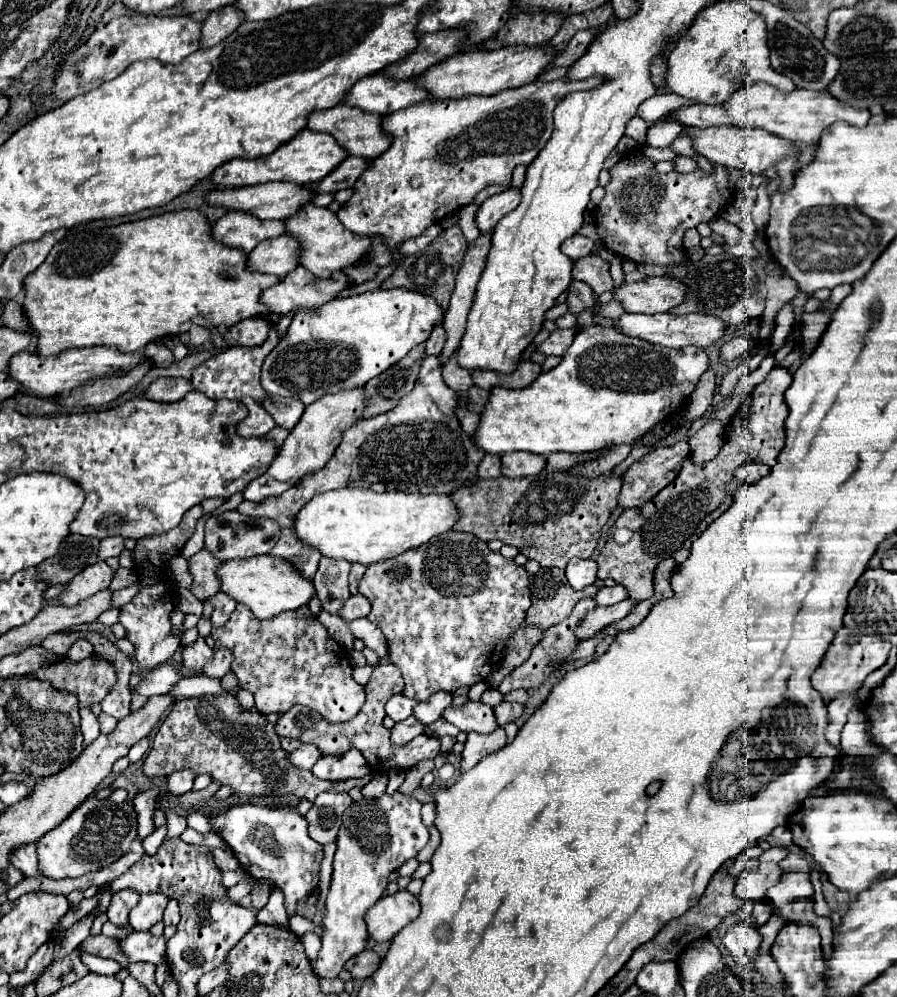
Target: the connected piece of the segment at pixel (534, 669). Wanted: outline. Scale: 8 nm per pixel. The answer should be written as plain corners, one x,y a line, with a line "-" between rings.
583,598
583,600
577,602
577,606
573,608
571,616
569,616
565,622
561,622
561,624
551,626
549,630
545,630
545,632
543,632
543,640
533,648
529,660
523,662
519,668
515,668
509,676
503,678
503,682
501,682
501,692
507,694
507,692
517,690
517,688
529,690
529,688
537,688
539,684
543,684
543,682
555,672
555,666
553,666
553,664
557,664
559,660
567,658
567,656
575,650
575,646
577,646
577,638
575,638
575,634
573,634
573,632
575,632
575,626
577,626
577,624
583,620
583,616
585,616
589,610
593,610
595,606
597,606
597,604
595,604
593,598

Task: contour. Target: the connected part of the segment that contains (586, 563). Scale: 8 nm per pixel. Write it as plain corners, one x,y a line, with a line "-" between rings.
573,558
567,568
565,574
569,578
569,584
575,590
581,590
589,584
593,584
597,580
597,564
595,560
581,560
581,558

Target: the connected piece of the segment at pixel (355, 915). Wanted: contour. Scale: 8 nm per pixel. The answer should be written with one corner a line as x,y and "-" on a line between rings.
395,792
393,796
385,794
375,800
363,798
361,802
351,804
343,812
343,824
341,824
339,836
337,836
337,852
333,858
331,886
329,886
329,894
325,898
325,908
323,908
323,934
321,934
323,946
319,950
319,958
315,962
311,962
311,966
319,978
337,978
341,974
341,970
345,968
345,962
365,950
369,936
367,936
367,926
365,926
363,914
385,894
389,874
395,872
409,858
415,858
417,852
429,840
429,830
421,822
419,810
421,810
421,804
413,796
403,796
401,792

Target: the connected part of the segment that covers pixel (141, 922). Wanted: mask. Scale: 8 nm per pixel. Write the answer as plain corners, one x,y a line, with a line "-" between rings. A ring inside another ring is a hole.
159,892
141,894
139,902
131,910
131,926
135,930
149,930
153,924
157,924
163,918
163,910
167,902
169,898

